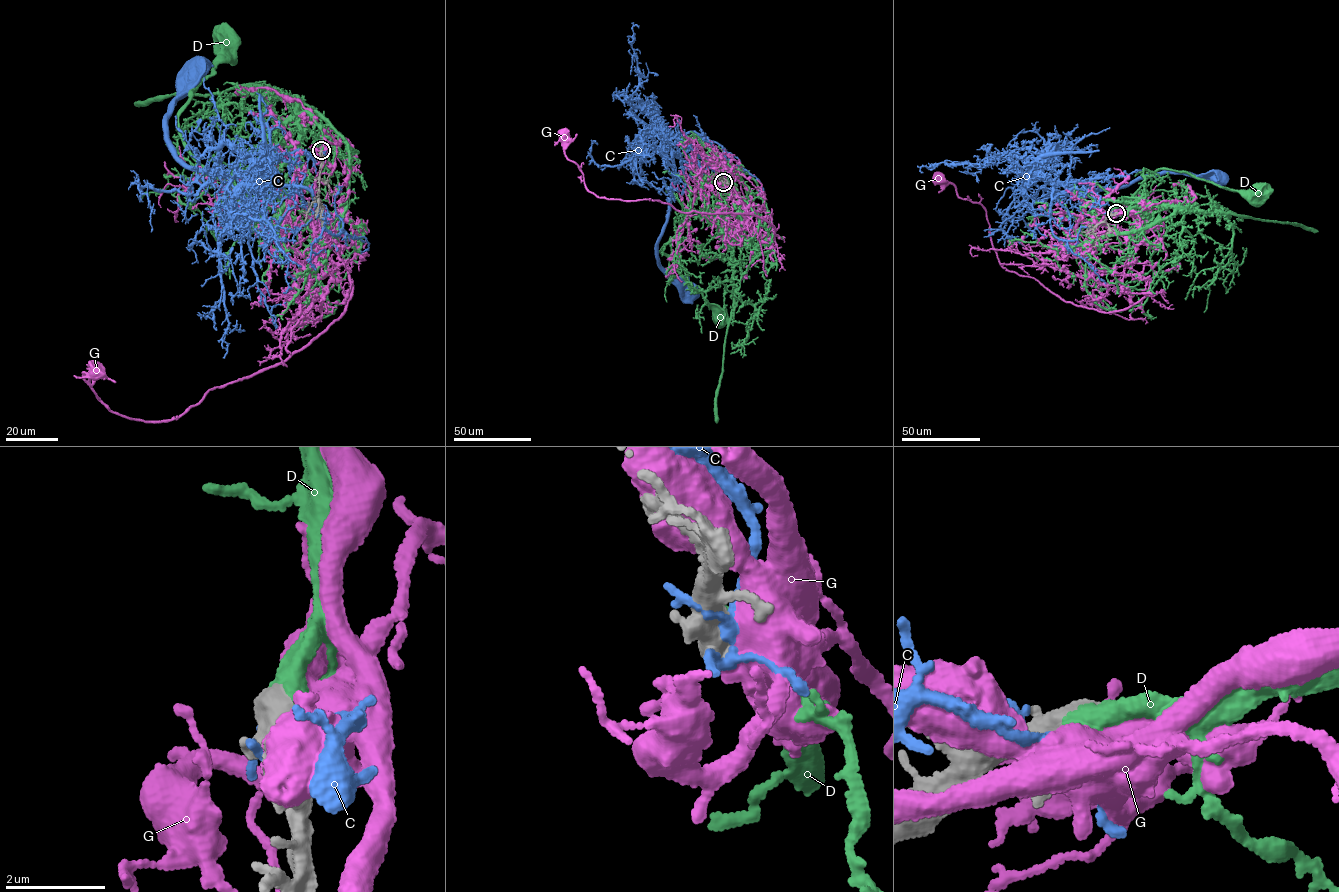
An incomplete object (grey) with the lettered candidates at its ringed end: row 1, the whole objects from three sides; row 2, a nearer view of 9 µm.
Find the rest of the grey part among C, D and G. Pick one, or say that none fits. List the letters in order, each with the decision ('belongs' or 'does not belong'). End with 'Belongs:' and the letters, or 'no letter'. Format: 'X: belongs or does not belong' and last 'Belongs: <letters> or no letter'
C: does not belong
D: belongs
G: does not belong
Belongs: D

